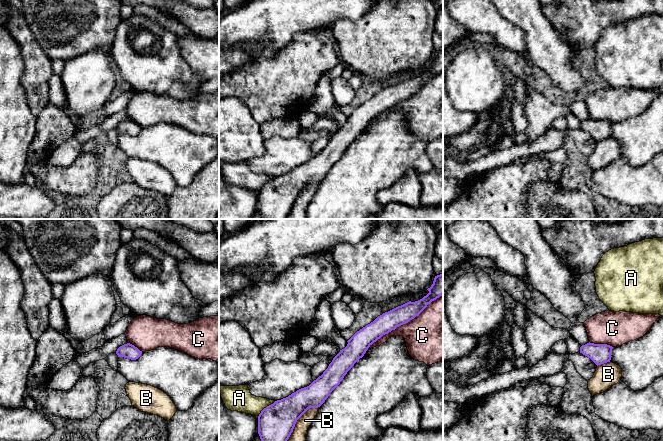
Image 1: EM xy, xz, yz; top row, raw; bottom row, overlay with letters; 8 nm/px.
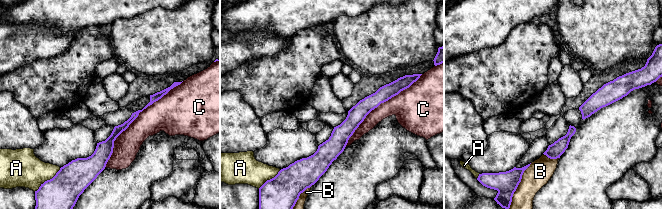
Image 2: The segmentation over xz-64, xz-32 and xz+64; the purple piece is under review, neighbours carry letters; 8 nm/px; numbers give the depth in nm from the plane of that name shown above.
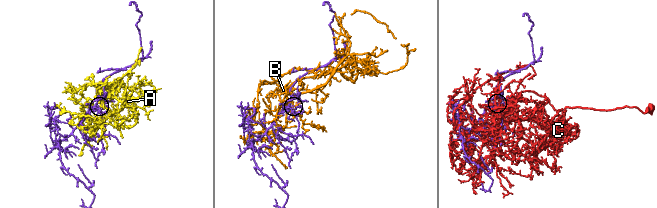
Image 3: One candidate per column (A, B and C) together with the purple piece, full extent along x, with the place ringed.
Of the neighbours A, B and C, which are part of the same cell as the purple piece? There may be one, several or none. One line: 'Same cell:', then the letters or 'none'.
Same cell: none

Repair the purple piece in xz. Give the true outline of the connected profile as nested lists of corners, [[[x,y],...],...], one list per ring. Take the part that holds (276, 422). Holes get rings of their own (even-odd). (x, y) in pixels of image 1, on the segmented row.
[[[443,273],[435,276],[429,293],[415,302],[407,302],[378,316],[357,331],[347,346],[333,358],[328,368],[309,386],[264,408],[258,416],[261,441],[287,441],[297,420],[310,408],[320,407],[340,384],[347,372],[364,356],[368,348],[397,327],[418,316],[428,304],[443,295]]]

